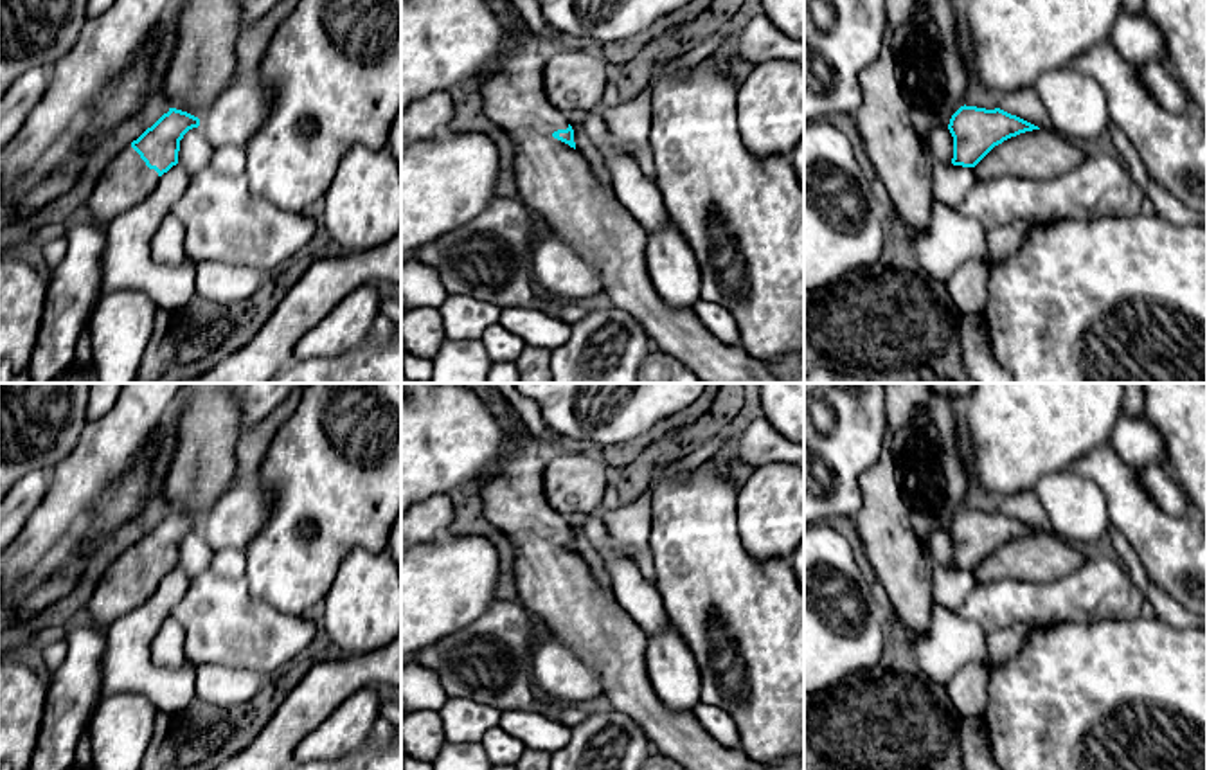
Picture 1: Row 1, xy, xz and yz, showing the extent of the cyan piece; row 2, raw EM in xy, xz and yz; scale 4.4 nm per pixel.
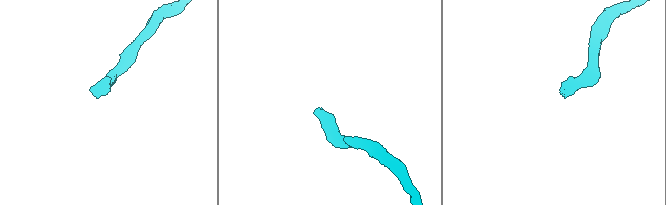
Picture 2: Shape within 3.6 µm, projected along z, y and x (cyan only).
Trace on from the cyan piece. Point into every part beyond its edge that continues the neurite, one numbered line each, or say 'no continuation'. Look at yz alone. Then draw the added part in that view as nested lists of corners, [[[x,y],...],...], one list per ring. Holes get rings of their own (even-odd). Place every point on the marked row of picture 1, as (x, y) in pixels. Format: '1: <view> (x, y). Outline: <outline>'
1: yz (1038, 155). Outline: [[[1033,130],[995,146],[973,169],[977,182],[1000,176],[1049,180],[1077,167],[1088,151],[1058,131]]]

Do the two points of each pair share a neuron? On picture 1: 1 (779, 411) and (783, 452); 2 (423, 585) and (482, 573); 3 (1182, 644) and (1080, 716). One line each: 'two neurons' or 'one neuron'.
1: two neurons
2: one neuron
3: one neuron

